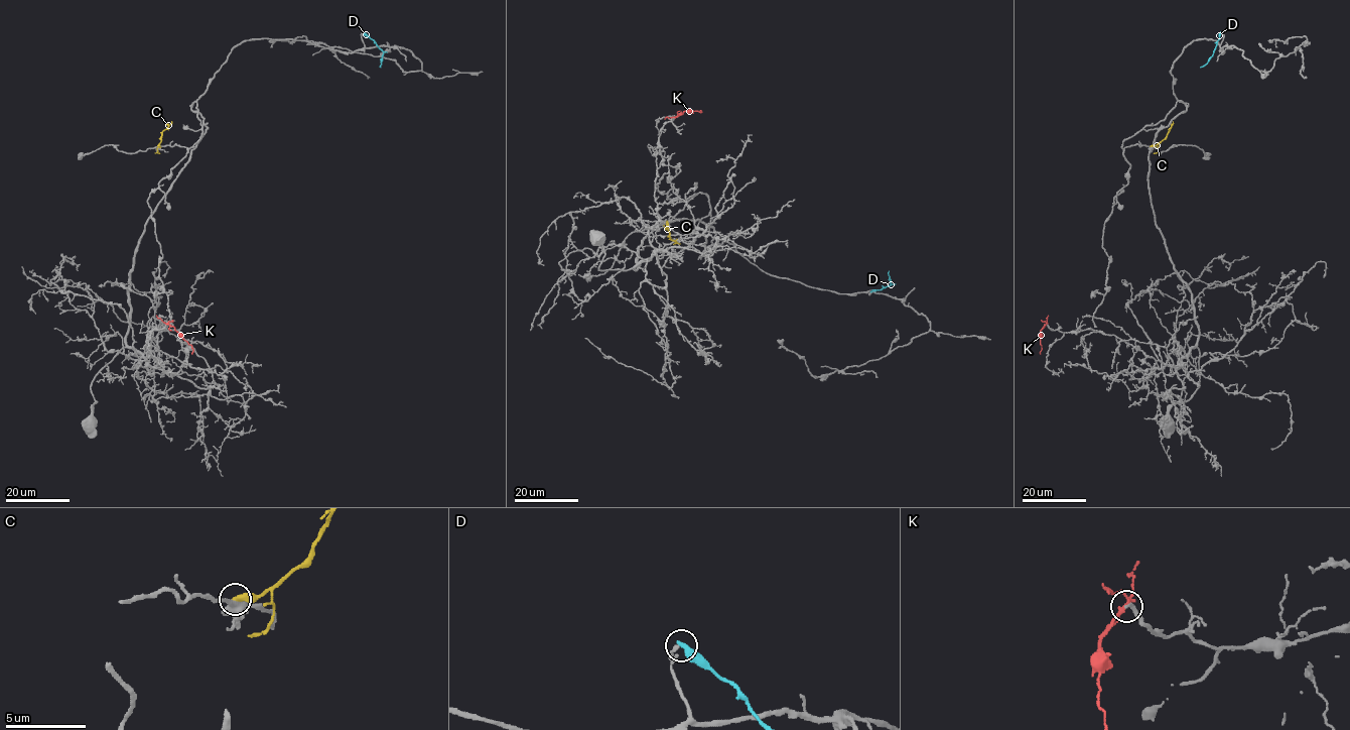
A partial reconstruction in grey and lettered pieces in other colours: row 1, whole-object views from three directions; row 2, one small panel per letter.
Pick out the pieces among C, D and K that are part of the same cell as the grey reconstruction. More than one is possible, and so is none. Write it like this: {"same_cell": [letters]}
{"same_cell": []}

